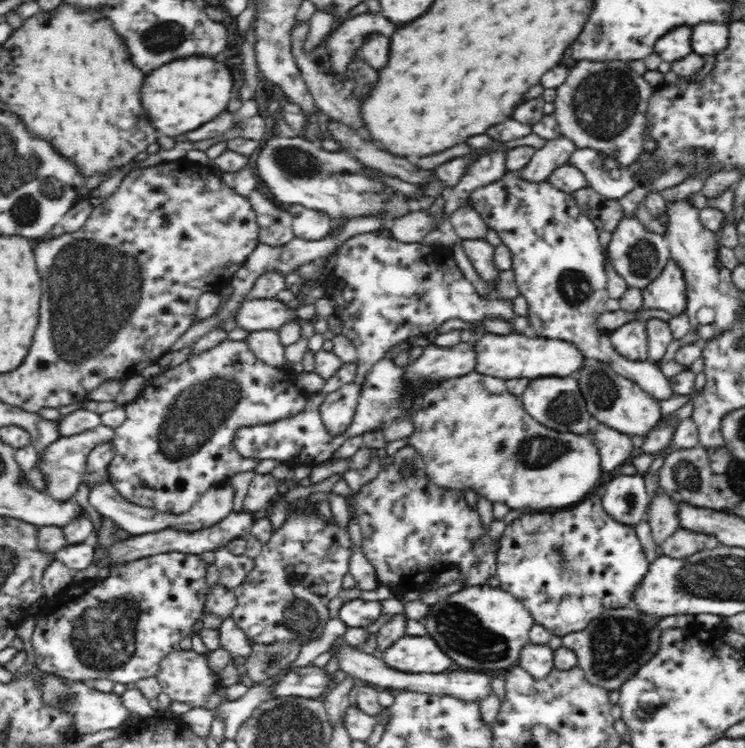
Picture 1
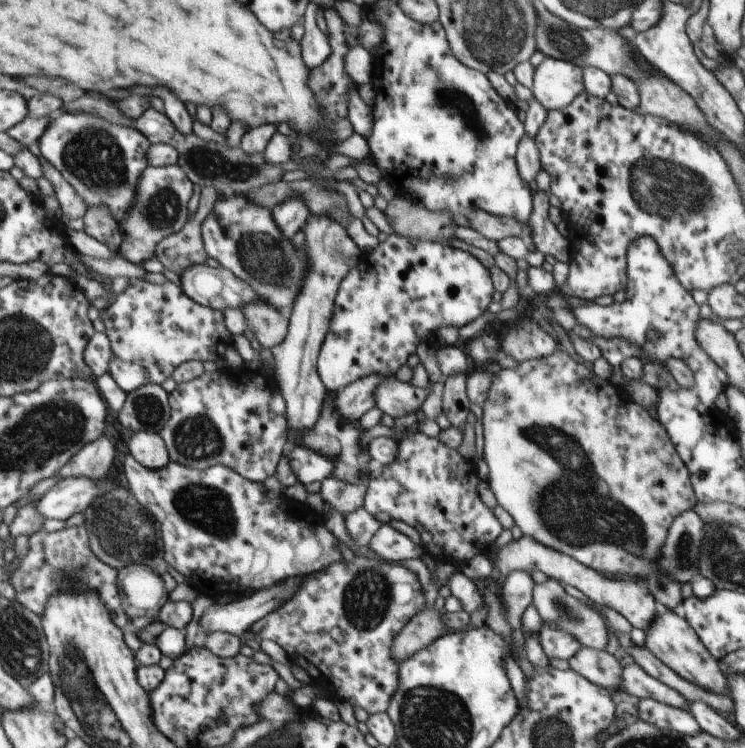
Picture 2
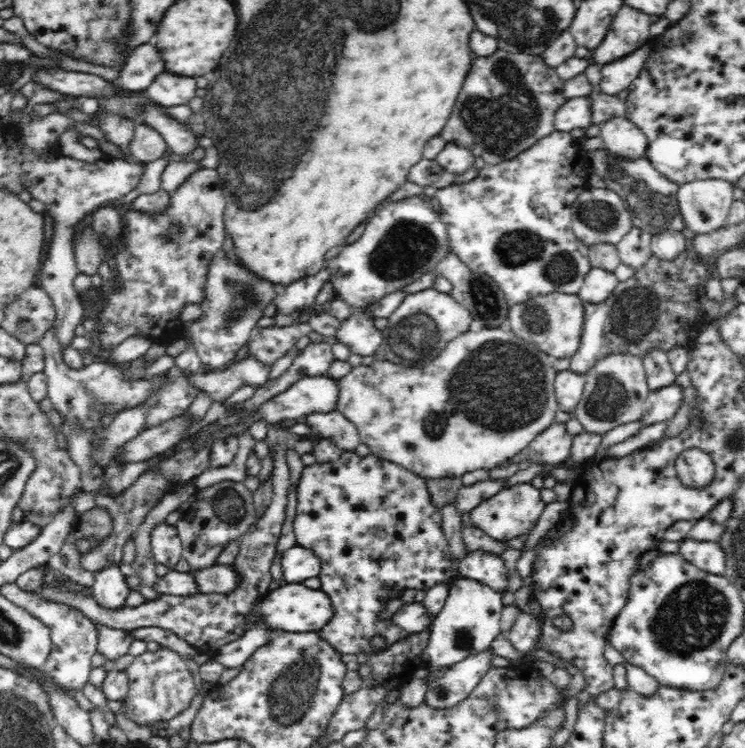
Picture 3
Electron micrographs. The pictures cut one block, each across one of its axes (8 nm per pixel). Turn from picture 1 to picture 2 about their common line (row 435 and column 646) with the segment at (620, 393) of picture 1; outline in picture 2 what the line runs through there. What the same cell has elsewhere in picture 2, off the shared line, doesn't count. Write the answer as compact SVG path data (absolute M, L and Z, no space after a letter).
M659 607L644 631L646 632L645 648L667 668L701 688L726 695L728 680L720 668L719 660L709 654L708 648L701 642L697 632L679 612Z

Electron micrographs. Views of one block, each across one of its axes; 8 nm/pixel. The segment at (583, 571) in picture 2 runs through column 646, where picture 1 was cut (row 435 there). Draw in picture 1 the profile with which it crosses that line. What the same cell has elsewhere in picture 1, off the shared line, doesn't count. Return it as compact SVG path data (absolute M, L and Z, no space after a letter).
M594 422L588 436L599 449L601 468L606 472L613 472L631 462L634 444L629 435L614 431L612 428Z

